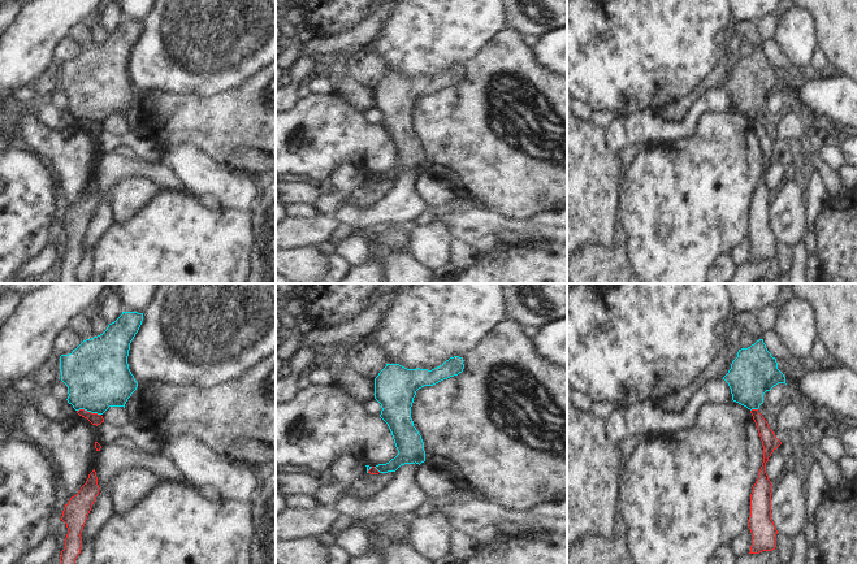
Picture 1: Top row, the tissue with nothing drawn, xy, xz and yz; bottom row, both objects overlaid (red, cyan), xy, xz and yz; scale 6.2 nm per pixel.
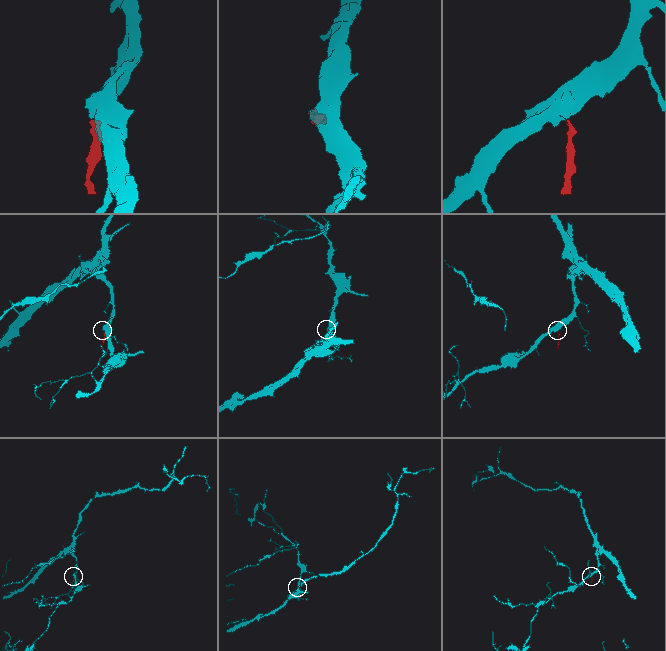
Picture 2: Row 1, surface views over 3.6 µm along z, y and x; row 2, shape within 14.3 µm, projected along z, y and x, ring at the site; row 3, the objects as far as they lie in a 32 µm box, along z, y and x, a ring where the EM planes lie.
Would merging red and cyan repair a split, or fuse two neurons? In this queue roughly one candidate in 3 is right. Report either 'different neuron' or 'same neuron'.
different neuron

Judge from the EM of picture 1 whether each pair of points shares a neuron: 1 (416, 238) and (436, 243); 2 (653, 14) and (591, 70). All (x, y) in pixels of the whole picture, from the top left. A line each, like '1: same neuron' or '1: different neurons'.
1: same neuron
2: same neuron

